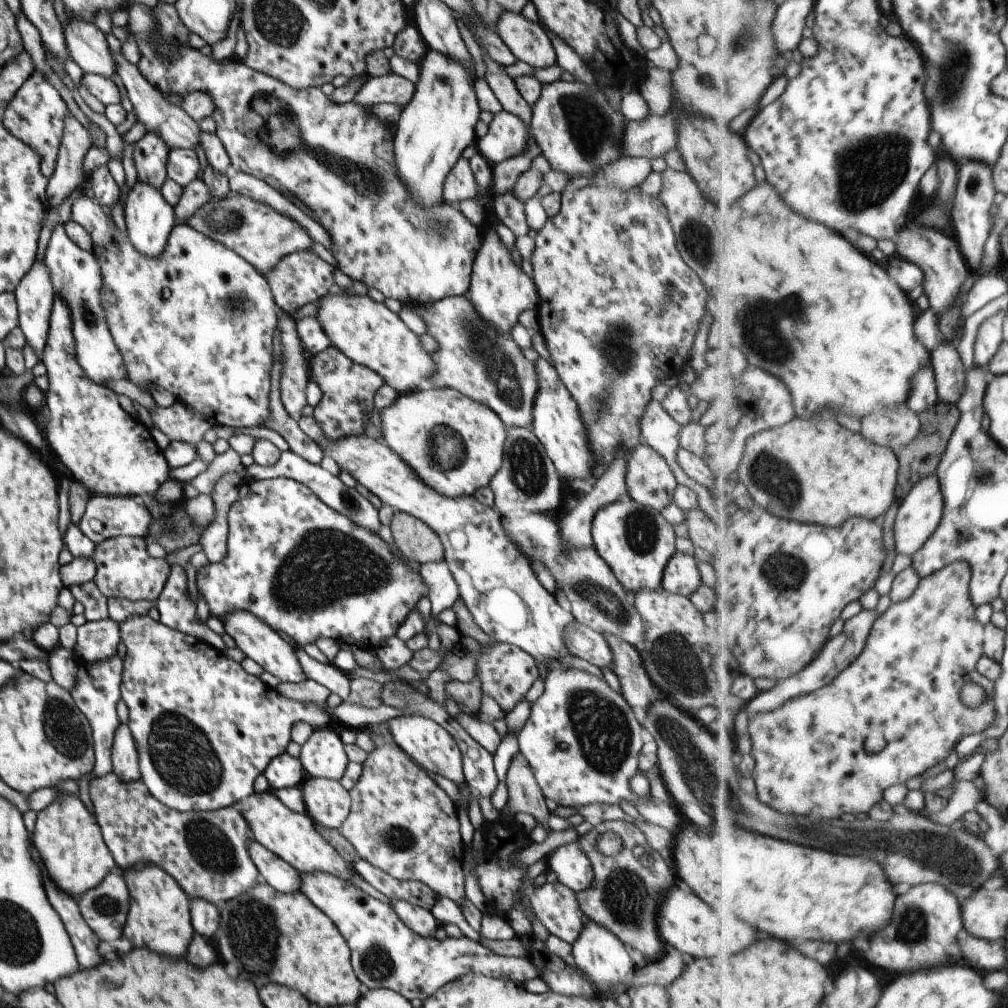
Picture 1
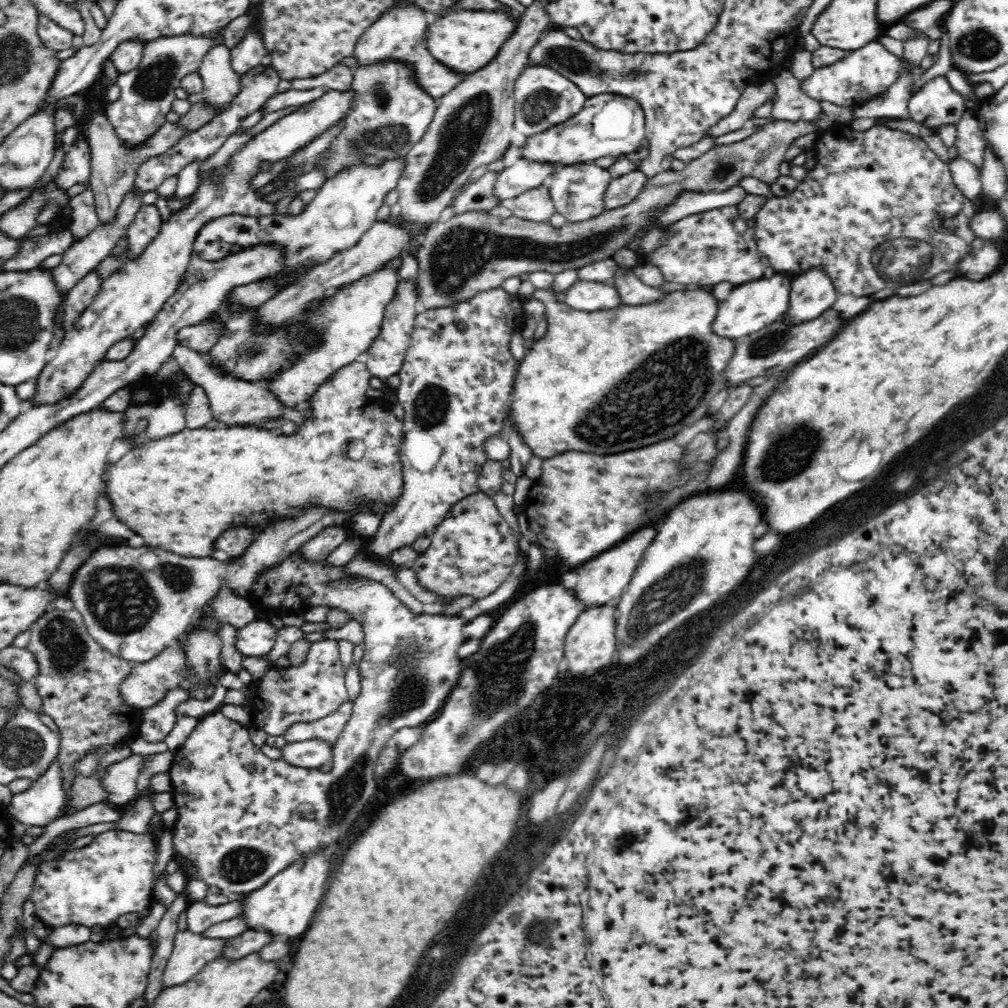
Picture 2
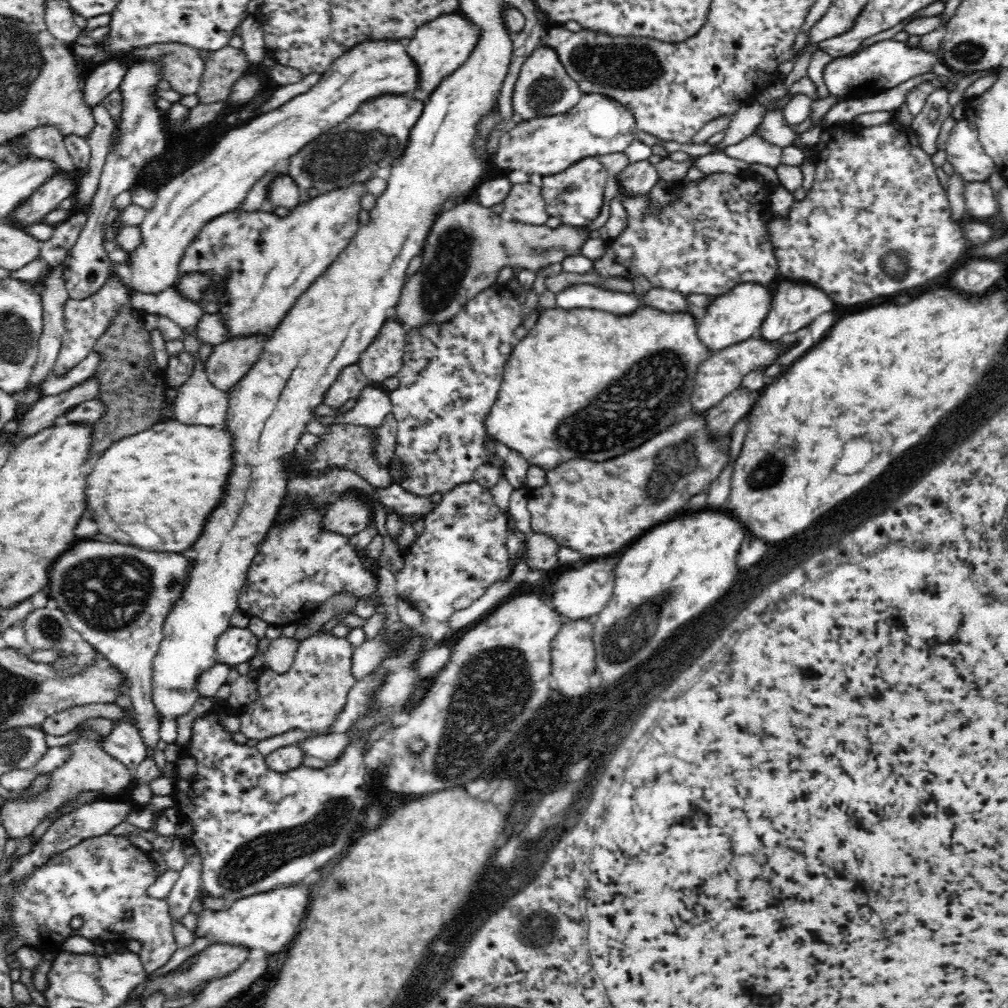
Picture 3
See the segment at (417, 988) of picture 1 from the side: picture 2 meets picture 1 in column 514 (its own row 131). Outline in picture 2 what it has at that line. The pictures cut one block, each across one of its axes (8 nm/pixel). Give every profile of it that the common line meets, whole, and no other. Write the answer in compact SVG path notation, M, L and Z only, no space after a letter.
M965 112L955 128L957 129L955 146L959 157L981 168L988 144L974 113Z

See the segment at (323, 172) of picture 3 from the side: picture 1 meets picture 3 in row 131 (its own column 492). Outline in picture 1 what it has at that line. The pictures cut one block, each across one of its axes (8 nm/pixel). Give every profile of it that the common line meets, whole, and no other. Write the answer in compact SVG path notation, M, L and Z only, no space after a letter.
M467 295L457 297L446 297L433 303L425 305L411 304L416 314L425 322L427 333L437 342L437 351L432 354L432 360L436 367L436 374L427 382L421 382L416 390L426 390L433 388L448 387L457 390L466 398L472 399L475 403L480 403L489 408L499 421L507 427L527 427L529 428L532 415L531 410L537 393L537 378L534 364L527 361L520 349L513 343L509 333L499 335L493 331L489 325L483 323L481 318L473 311L468 302Z

